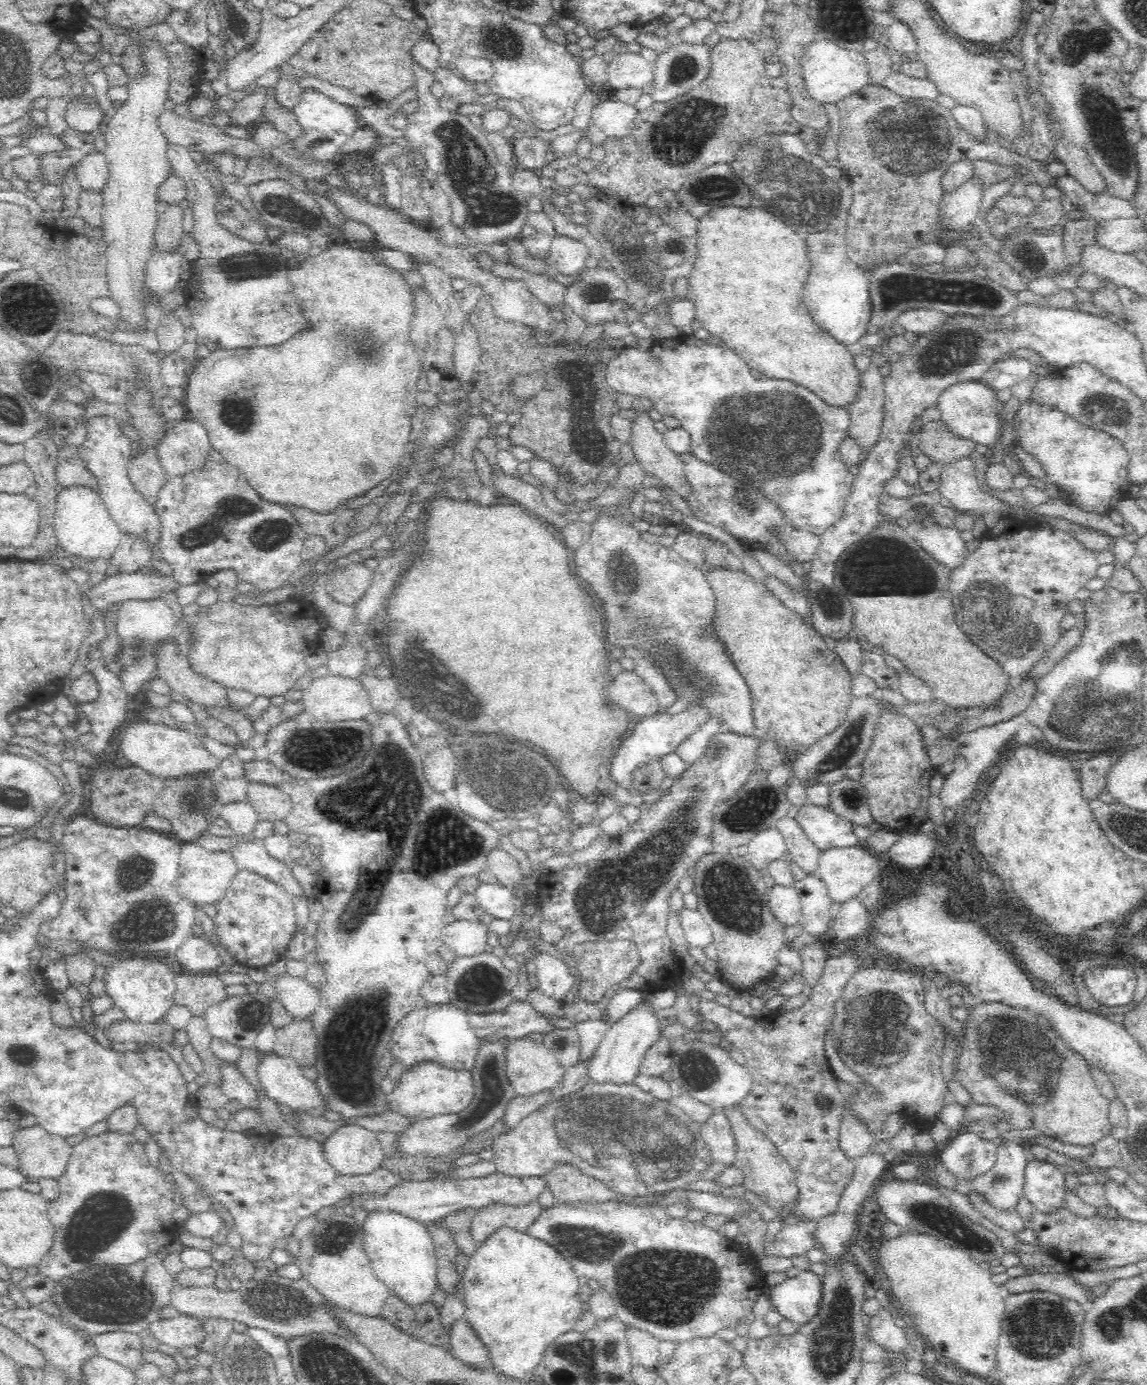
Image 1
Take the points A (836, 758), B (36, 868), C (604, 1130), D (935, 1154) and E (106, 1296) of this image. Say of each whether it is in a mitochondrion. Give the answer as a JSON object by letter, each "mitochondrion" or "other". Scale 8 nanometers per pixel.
{"A":"mitochondrion","B":"other","C":"mitochondrion","D":"other","E":"mitochondrion"}

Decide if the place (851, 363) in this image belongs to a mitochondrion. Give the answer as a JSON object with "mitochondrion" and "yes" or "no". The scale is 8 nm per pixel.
{"mitochondrion":"no"}

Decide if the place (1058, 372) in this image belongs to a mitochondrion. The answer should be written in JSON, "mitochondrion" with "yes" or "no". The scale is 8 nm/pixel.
{"mitochondrion":"no"}

